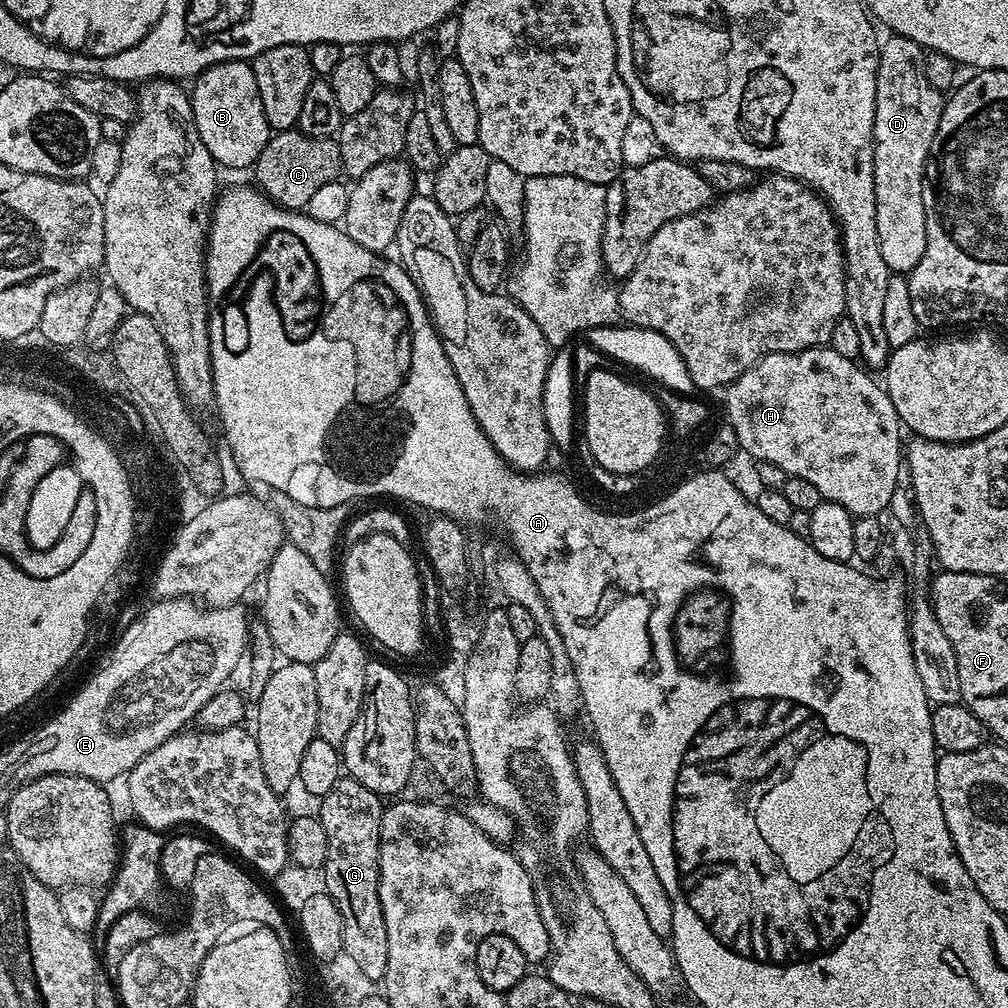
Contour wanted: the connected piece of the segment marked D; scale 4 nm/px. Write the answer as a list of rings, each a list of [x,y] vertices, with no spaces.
[[[889,35],[880,45],[880,65],[876,75],[876,109],[874,110],[874,198],[876,199],[876,225],[878,226],[878,246],[882,246],[882,258],[886,266],[894,274],[907,274],[922,262],[922,254],[926,254],[926,210],[924,209],[924,171],[928,165],[928,155],[934,142],[934,134],[938,130],[938,122],[942,118],[945,97],[927,81],[924,73],[925,49],[918,42],[905,36]]]

